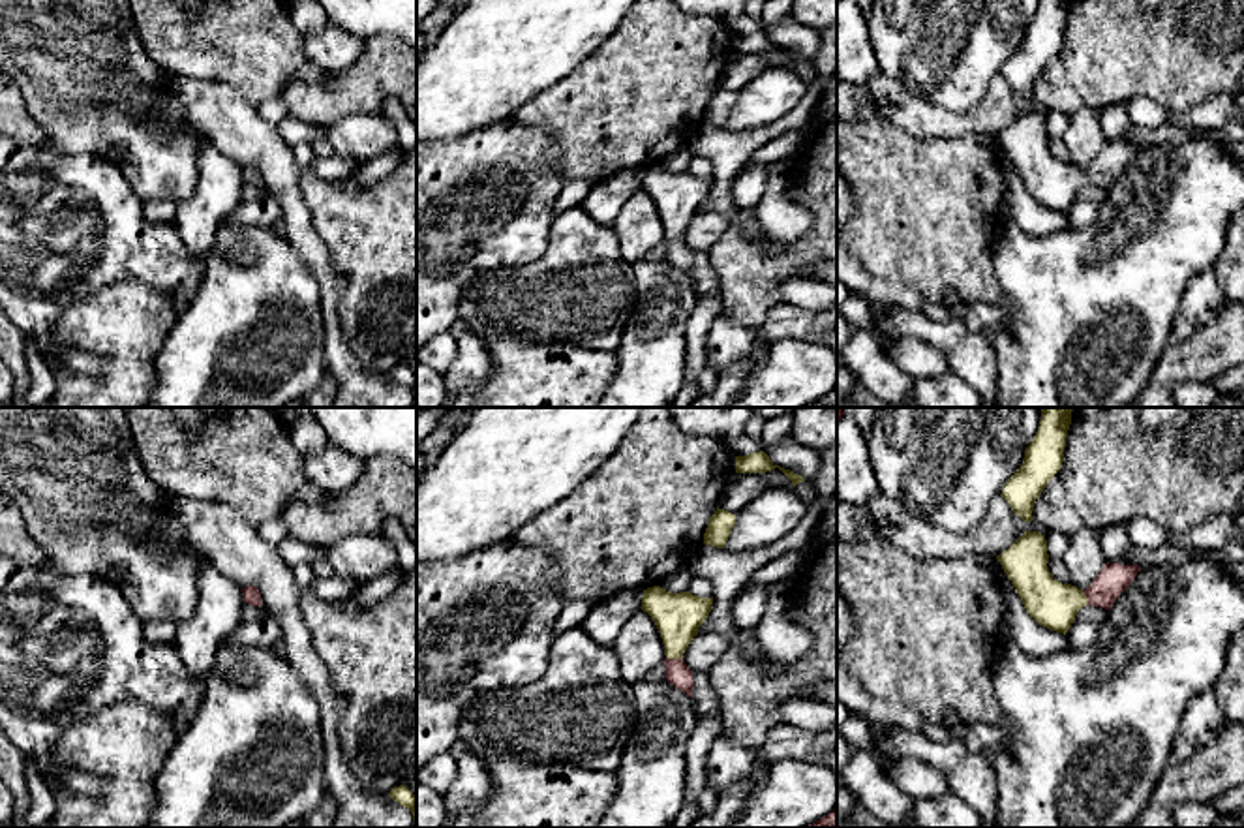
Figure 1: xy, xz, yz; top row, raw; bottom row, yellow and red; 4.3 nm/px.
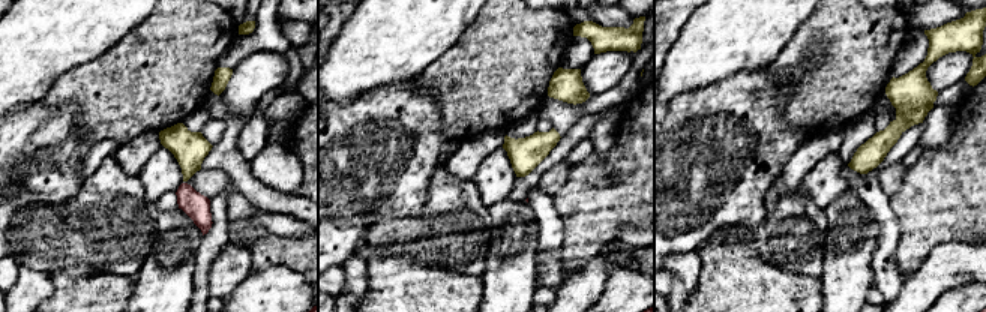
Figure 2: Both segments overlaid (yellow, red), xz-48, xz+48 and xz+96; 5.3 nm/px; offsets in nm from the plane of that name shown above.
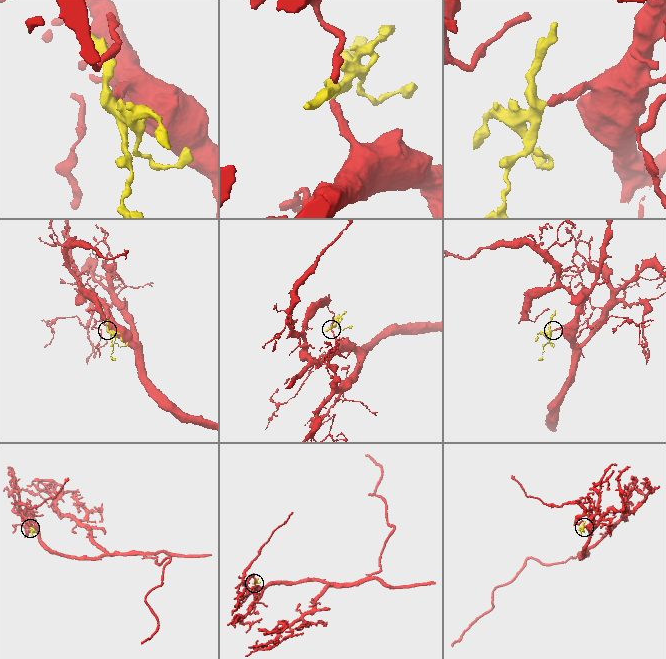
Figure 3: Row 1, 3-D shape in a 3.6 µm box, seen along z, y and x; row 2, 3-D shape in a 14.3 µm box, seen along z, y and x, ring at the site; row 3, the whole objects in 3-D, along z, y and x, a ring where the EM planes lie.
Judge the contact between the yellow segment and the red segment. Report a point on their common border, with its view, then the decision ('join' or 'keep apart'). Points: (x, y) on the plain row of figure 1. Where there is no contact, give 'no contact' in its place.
xz (674, 237) | join

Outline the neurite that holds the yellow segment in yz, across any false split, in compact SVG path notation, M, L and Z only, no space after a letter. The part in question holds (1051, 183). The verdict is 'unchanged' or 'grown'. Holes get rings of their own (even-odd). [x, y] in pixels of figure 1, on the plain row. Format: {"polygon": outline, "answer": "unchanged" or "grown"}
{"polygon": "M1024 111L996 139L1030 197L1062 214L1068 212L1083 186L1109 190L1141 150L1141 145L1105 143L1085 171L1062 163L1049 152L1047 120L1039 111Z", "answer": "grown"}

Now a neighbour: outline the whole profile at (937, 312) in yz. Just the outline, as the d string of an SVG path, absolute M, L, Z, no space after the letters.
M837 229L837 308L850 297L863 299L871 304L899 304L908 310L921 310L933 321L964 319L966 315L963 310L953 312L944 304L929 302L904 284L893 284L867 274L841 240Z

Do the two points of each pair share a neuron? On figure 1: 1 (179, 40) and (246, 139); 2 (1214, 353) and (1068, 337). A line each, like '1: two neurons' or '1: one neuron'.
1: two neurons
2: two neurons

